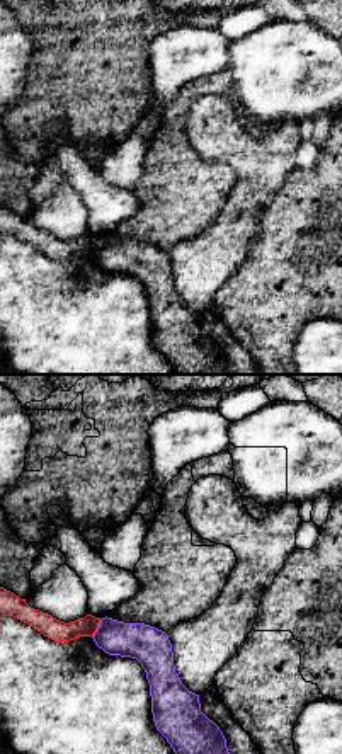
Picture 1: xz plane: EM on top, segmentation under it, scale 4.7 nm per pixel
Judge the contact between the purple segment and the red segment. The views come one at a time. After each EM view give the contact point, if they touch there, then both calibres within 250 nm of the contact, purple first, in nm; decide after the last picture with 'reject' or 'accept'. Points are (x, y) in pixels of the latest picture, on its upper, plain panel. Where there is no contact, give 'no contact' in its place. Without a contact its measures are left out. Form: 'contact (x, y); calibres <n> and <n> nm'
contact (97, 247); calibres 180 and 100 nm

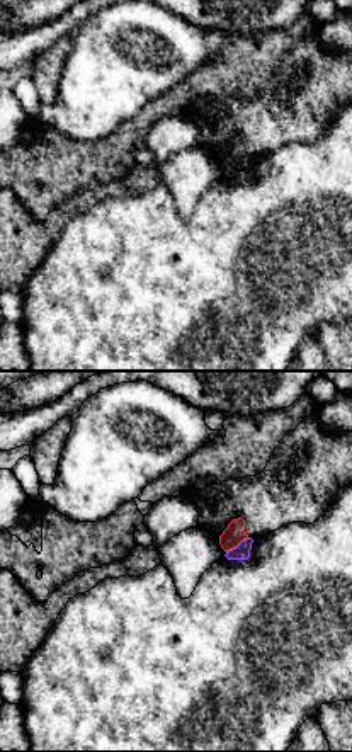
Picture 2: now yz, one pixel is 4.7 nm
contact (238, 164); calibres 80 and 100 nm

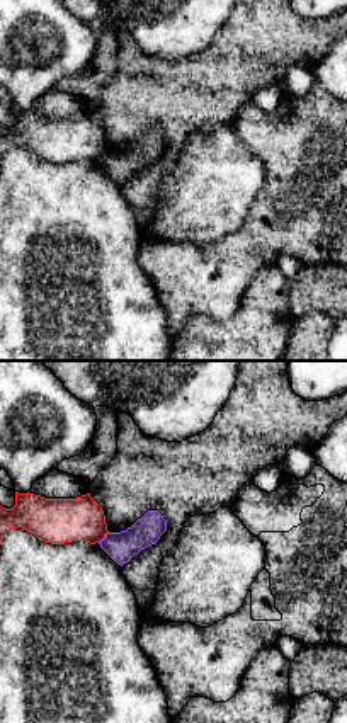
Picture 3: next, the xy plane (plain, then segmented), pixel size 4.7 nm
contact (104, 157); calibres 140 and 220 nm

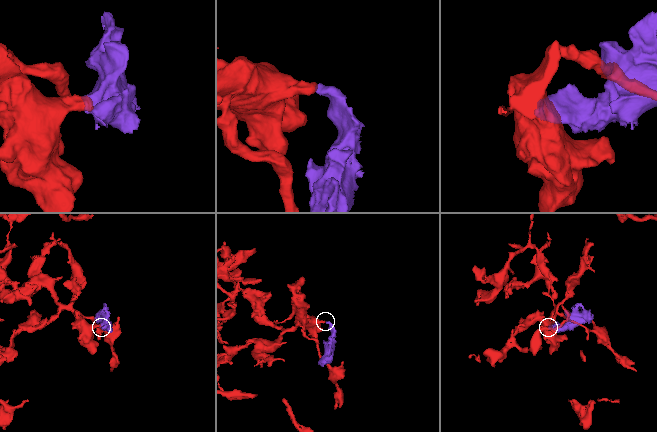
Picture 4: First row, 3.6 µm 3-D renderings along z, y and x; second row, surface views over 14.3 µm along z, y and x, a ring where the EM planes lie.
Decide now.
reject

